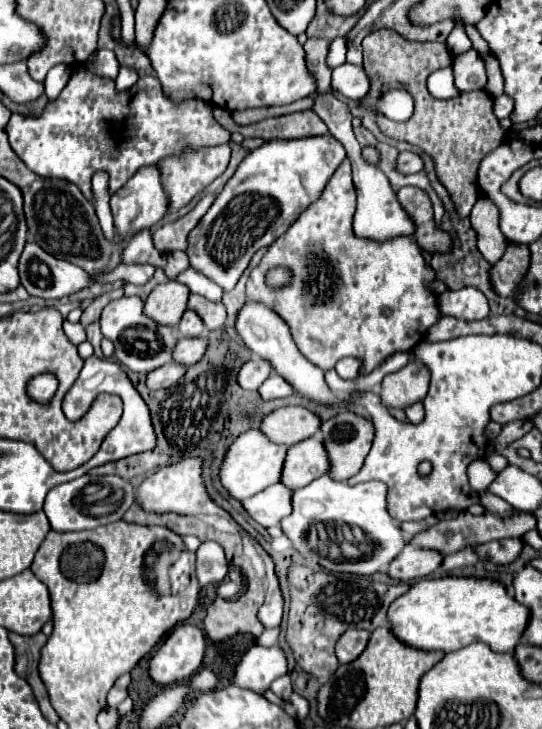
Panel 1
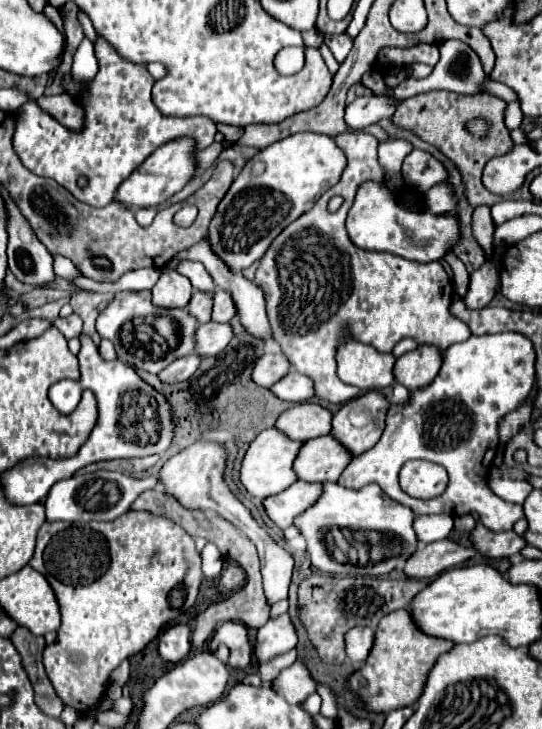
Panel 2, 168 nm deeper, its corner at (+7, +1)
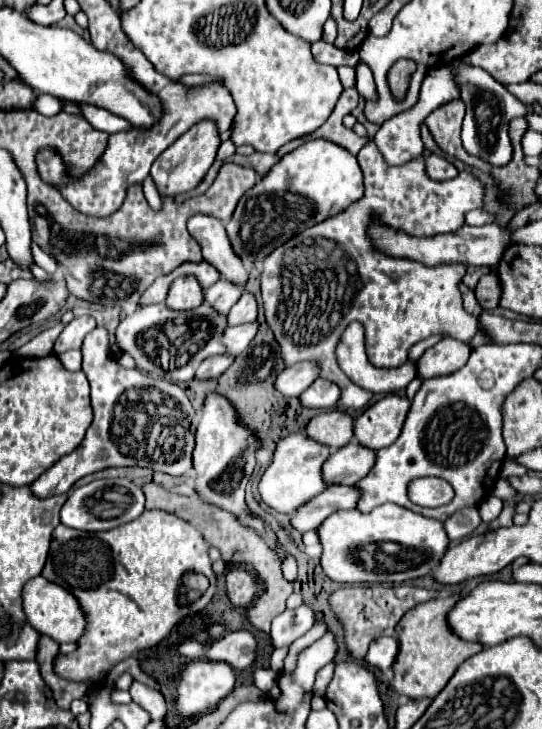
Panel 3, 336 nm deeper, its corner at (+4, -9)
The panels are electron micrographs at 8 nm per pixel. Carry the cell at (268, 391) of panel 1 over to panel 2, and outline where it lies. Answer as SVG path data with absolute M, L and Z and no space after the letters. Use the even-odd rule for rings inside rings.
M293 369L293 371L289 371L289 375L285 375L279 383L275 383L275 385L271 387L271 391L273 391L279 399L283 399L283 401L303 403L303 401L313 399L313 381Z

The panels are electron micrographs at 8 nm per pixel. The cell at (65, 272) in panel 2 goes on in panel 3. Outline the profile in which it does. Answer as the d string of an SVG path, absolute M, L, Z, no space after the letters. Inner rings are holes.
M32 243L32 255L34 255L34 259L36 259L36 265L40 265L44 271L48 271L50 275L54 275L56 273L56 261L48 255L48 253L44 253L36 243Z

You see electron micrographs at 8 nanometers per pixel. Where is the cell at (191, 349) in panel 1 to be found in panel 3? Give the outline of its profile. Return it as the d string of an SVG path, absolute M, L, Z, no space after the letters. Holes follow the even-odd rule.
M246 323L246 325L236 325L236 327L226 327L222 335L222 343L226 347L228 355L240 355L248 343L254 339L258 331L256 323Z

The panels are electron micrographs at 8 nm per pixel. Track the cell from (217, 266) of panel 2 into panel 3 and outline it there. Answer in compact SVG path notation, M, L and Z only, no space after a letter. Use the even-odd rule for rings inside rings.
M194 215L188 219L188 231L200 243L204 261L212 263L222 279L228 279L230 283L244 289L248 281L248 271L234 255L224 225L214 217Z

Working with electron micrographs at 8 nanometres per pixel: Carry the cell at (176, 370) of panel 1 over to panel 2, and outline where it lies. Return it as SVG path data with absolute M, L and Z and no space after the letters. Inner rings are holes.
M191 353L187 357L181 357L181 359L173 361L167 369L163 369L159 373L159 377L161 377L161 381L167 381L167 383L187 381L195 373L195 369L199 369L199 365L201 365L201 357Z

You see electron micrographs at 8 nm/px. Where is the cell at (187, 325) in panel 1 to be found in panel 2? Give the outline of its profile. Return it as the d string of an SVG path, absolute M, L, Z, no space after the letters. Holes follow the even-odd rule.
M213 291L209 293L193 293L187 309L191 311L191 315L195 315L199 319L199 323L211 321L211 311L213 311Z

